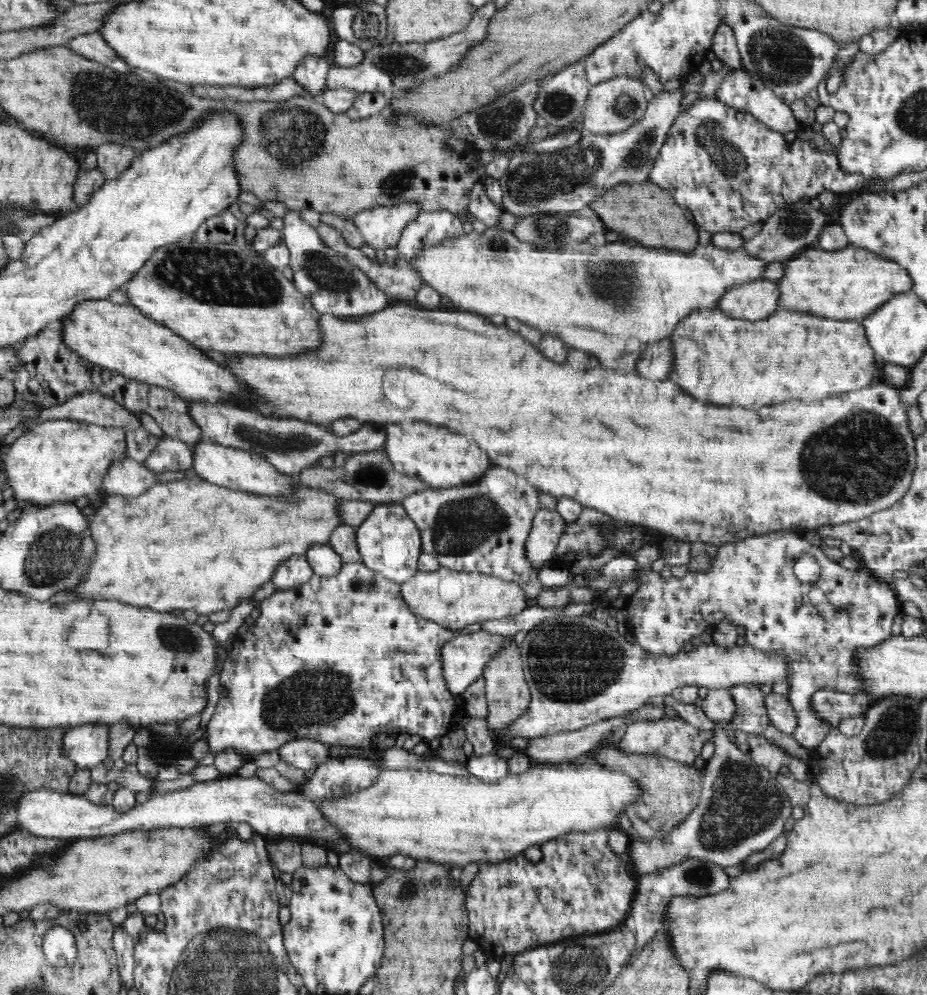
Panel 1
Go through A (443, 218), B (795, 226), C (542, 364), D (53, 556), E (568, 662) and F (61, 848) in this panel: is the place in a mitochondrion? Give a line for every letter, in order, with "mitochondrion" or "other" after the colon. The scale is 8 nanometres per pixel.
A: other
B: mitochondrion
C: other
D: mitochondrion
E: mitochondrion
F: other

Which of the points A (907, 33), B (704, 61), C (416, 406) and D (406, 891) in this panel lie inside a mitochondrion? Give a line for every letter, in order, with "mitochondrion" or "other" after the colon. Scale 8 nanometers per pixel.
A: other
B: other
C: other
D: mitochondrion

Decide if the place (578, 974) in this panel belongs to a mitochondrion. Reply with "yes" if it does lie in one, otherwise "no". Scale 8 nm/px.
yes

